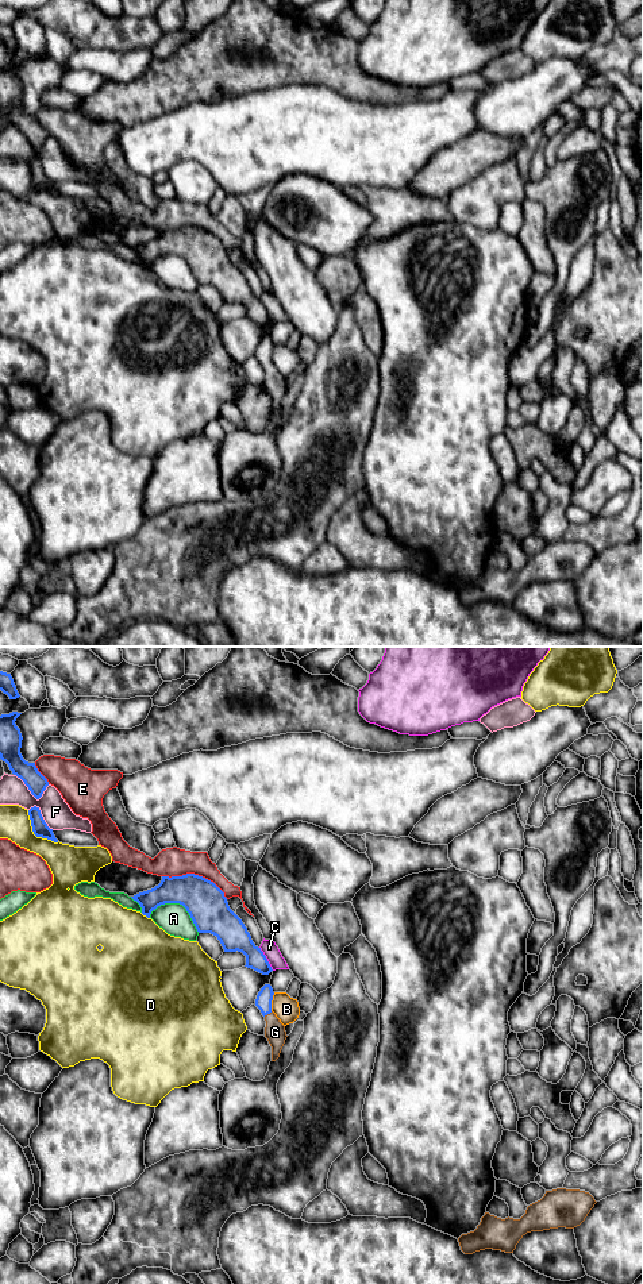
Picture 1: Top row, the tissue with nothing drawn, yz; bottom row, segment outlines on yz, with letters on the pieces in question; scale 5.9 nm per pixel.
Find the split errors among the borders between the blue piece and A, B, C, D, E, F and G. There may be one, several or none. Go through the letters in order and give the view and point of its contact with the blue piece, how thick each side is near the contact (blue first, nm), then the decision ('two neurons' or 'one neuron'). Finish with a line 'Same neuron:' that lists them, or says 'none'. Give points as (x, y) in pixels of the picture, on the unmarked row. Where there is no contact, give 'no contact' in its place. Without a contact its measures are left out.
A: yz (178, 254) | 240/180 nm | two neurons
B: yz (270, 354) | 100/150 nm | two neurons
C: yz (266, 311) | 180/90 nm | two neurons
D: yz (35, 186) | 90/220 nm | two neurons
E: yz (196, 227) | 240/180 nm | two neurons
F: yz (31, 145) | 120/170 nm | two neurons
G: yz (268, 365) | 100/120 nm | two neurons
Same neuron: none

